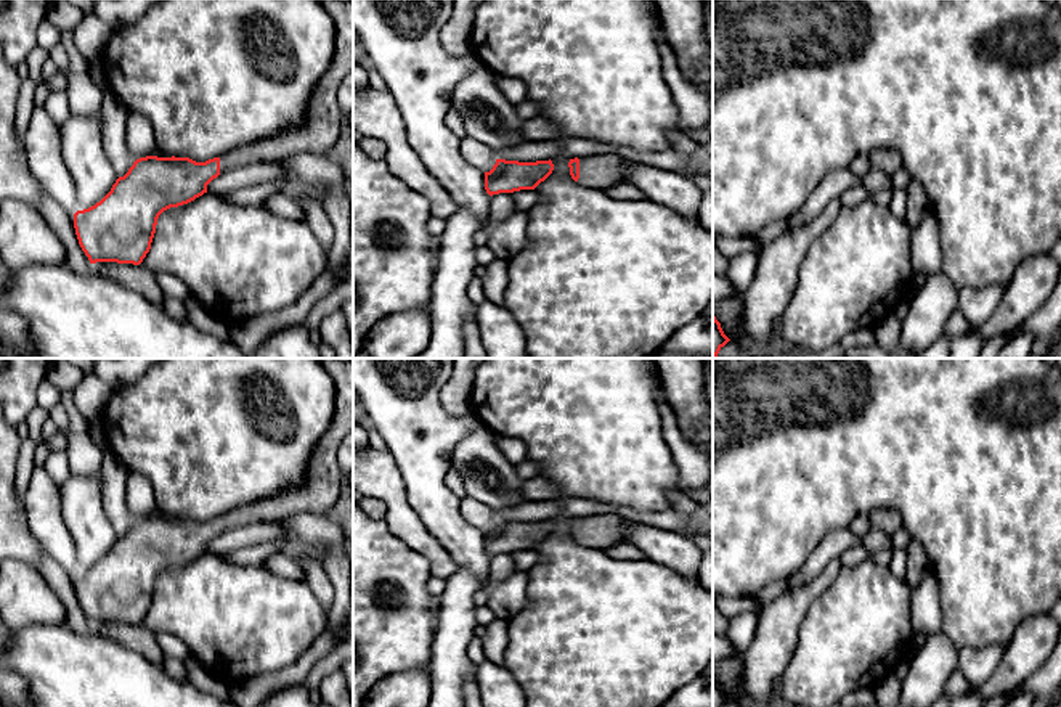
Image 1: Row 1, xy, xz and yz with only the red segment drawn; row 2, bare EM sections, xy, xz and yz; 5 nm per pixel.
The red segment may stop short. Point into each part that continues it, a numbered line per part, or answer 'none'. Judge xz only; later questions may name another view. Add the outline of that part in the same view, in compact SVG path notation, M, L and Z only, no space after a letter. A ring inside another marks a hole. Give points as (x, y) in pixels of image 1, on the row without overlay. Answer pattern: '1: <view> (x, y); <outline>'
1: xz (602, 531); M618 514L581 517L578 543L604 551L612 545L624 541L624 532L636 524L636 521L624 519Z

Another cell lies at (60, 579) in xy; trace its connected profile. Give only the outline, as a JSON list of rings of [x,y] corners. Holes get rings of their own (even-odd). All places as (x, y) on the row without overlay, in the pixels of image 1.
[[[45,553],[37,566],[37,570],[59,598],[66,609],[66,625],[77,635],[85,633],[91,625],[85,612],[82,611],[75,588],[74,588],[74,570],[63,567],[48,553]]]

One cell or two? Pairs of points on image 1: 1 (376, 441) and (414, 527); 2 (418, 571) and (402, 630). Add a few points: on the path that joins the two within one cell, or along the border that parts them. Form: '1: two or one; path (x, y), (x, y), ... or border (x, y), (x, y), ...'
1: two; border (369, 444), (376, 449), (387, 449)
2: one; path (410, 585), (410, 608), (402, 616)

